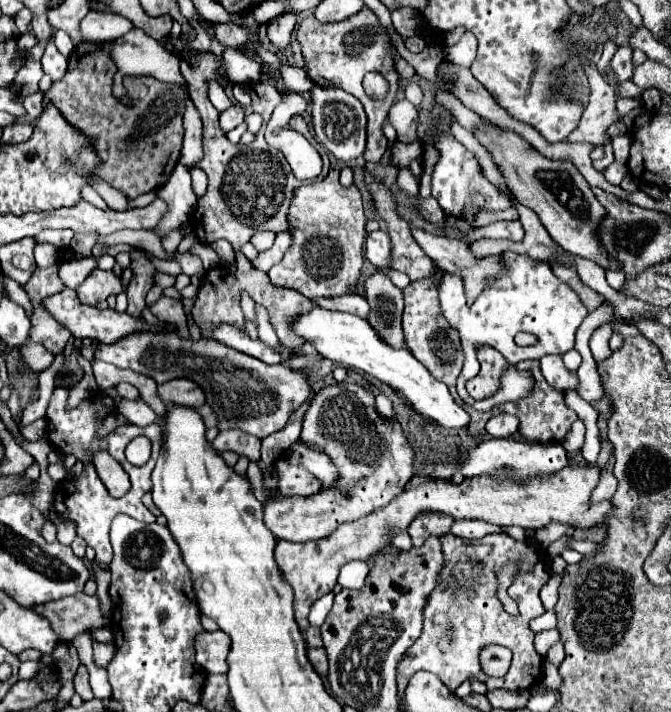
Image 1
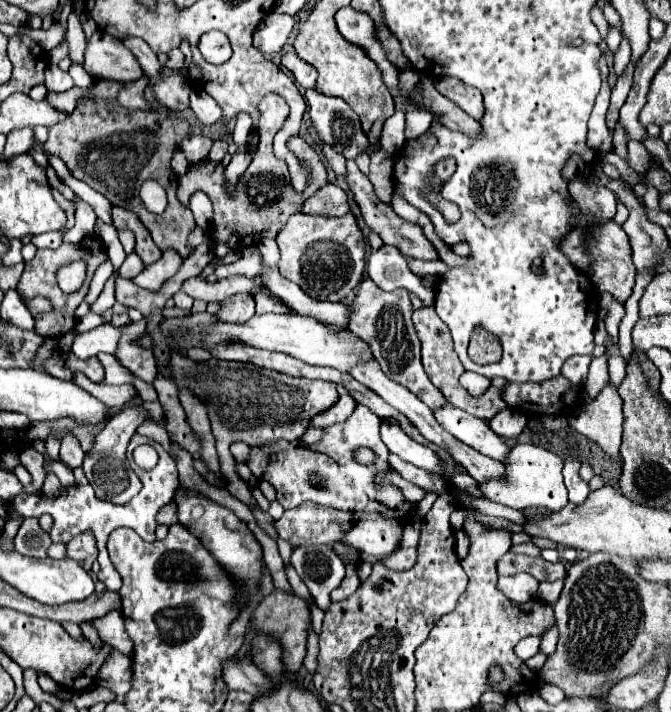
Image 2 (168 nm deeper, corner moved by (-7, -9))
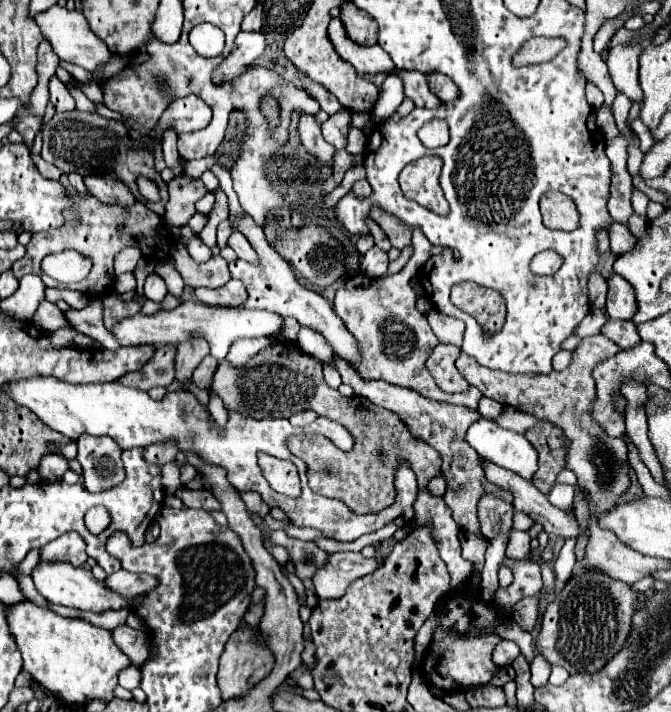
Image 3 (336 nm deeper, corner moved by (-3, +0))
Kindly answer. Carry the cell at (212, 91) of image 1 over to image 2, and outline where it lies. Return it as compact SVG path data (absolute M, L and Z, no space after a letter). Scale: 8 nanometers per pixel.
M193 88L189 98L191 98L191 110L197 114L201 124L209 126L221 118L221 114L223 114L221 106L203 88Z

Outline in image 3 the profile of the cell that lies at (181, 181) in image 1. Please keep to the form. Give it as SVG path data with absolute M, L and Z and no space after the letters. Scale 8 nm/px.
M149 275L145 279L145 285L143 285L143 295L155 303L161 303L167 295L167 287L165 287L165 281L159 277L159 275Z

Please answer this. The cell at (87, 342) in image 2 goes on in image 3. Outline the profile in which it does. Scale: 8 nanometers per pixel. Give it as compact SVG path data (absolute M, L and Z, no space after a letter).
M49 301L39 303L39 309L33 315L33 325L41 333L51 333L55 329L69 327L69 323L63 317L63 311L55 303L49 303Z

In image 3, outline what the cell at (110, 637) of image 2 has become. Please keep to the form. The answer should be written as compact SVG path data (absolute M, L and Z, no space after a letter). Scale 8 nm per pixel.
M123 625L113 631L113 639L135 667L143 667L149 661L149 655L151 655L149 635L141 635L141 631L133 631L131 627Z

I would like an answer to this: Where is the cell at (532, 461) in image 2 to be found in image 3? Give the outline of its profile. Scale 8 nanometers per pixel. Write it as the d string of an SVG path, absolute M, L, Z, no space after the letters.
M555 483L547 499L549 499L555 507L567 511L567 509L573 509L573 497L575 497L575 487L557 485L557 483Z

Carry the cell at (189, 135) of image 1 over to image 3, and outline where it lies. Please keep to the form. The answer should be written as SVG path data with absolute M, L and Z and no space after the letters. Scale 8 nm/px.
M53 5L49 11L37 15L35 23L41 29L43 39L53 47L53 53L67 63L75 63L87 71L95 71L99 65L107 63L111 53L107 51L105 43L101 43L101 39L97 39L97 35L93 35L93 31L89 31L85 17L79 11L69 11L65 7Z

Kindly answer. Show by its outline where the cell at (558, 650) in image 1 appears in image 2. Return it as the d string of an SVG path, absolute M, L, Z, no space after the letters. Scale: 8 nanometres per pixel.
M549 628L545 634L543 634L543 642L541 642L541 648L539 648L545 656L551 656L555 654L557 650L557 628Z

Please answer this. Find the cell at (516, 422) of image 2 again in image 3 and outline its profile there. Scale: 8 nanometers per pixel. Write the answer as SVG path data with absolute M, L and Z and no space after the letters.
M483 397L483 399L479 401L479 413L481 413L483 417L487 417L487 419L495 419L497 415L501 415L501 411L503 411L503 405L499 405L497 401L493 401L493 399L489 399L489 397Z

